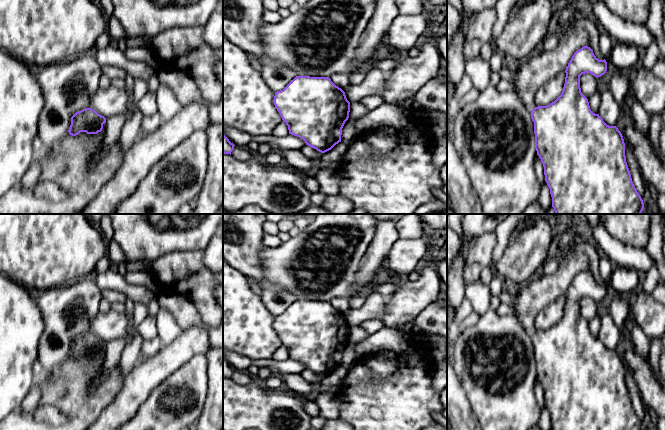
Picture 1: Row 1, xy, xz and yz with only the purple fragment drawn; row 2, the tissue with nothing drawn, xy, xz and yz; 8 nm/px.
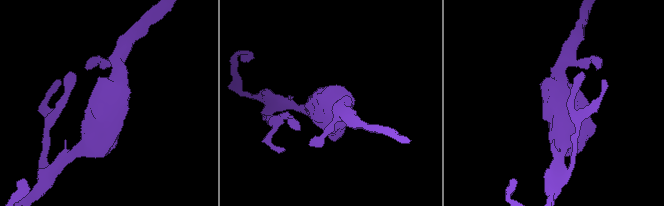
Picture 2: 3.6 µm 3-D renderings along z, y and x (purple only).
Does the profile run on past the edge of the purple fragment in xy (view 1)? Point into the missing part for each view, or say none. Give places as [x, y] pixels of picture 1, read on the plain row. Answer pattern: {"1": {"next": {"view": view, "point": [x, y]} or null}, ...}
{"1": {"next": null}}

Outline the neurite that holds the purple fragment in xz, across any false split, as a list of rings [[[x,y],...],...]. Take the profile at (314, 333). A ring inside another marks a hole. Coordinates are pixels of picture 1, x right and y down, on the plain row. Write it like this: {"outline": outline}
{"outline": [[[296,300],[283,314],[275,316],[274,329],[283,346],[288,350],[289,358],[303,363],[306,369],[325,377],[341,366],[342,352],[349,342],[350,326],[345,316],[330,302]]]}

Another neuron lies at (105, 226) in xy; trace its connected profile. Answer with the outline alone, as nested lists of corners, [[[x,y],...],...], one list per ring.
[[[108,214],[102,215],[99,224],[97,225],[106,243],[113,240],[114,228],[112,220]]]

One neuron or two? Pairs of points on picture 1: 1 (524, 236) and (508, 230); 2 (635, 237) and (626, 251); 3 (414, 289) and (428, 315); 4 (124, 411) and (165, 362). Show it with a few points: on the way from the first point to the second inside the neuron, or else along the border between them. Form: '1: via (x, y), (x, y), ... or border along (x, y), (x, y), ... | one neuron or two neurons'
1: border along (520, 225), (514, 231), (503, 253) | two neurons
2: border along (609, 233), (626, 244), (644, 250) | two neurons
3: border along (436, 300), (428, 304), (413, 319) | two neurons
4: via (129, 399), (153, 374) | one neuron

